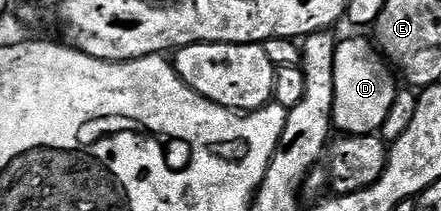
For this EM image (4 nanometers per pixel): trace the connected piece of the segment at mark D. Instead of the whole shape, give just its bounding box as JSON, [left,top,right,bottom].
[333,39,399,135]

